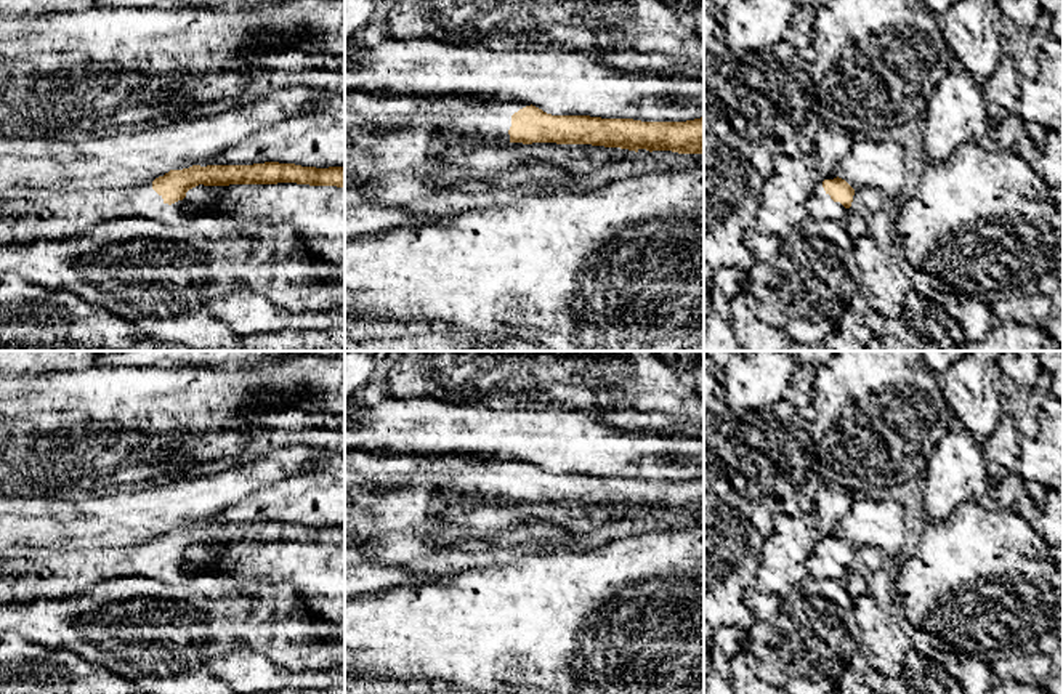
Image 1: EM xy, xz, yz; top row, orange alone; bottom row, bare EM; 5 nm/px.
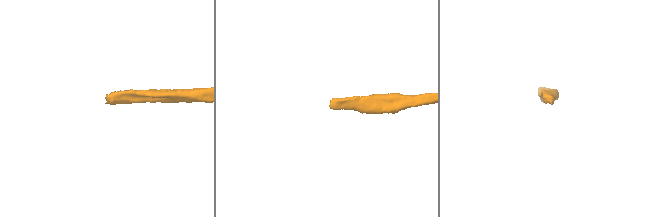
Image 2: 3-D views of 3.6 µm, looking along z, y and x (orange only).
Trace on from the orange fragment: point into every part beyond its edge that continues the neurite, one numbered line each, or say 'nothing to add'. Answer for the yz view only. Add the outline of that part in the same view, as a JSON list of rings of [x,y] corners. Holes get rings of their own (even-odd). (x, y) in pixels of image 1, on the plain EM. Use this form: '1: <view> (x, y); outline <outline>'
1: yz (820, 564); outline [[[837,534],[827,537],[818,537],[814,550],[808,556],[806,569],[811,574],[811,579],[837,580],[840,583],[845,583],[850,567],[845,567],[840,561],[834,561],[823,547],[824,539],[834,539],[834,537],[837,537]]]

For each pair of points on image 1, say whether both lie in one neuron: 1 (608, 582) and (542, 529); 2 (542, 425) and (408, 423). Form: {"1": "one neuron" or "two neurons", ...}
{"1": "two neurons", "2": "one neuron"}

